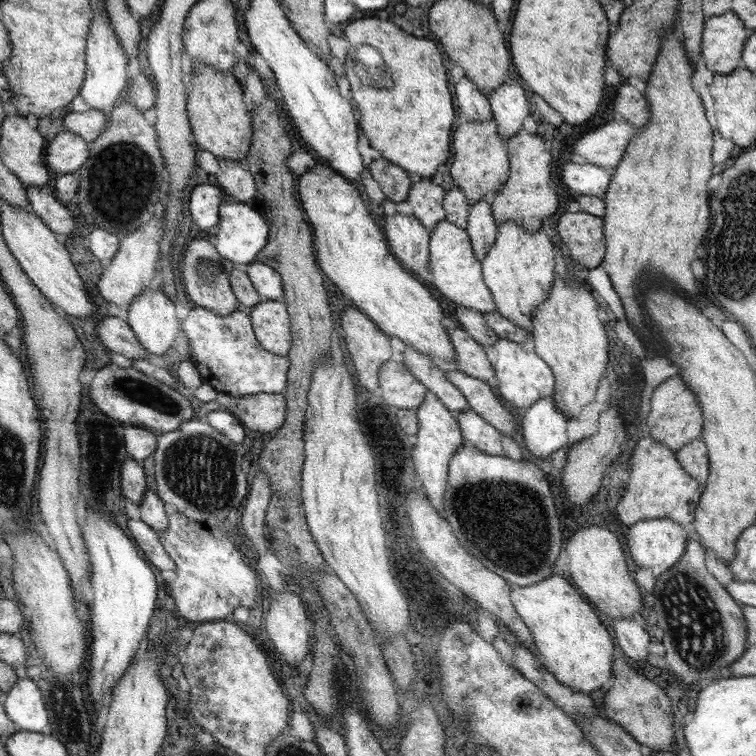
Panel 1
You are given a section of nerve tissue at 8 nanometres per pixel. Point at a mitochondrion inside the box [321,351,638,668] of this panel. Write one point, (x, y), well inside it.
(501, 513)

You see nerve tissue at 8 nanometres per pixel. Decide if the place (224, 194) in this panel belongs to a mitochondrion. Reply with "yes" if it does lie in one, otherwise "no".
no

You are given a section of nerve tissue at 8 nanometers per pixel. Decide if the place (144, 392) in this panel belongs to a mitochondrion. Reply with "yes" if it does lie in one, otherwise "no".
yes

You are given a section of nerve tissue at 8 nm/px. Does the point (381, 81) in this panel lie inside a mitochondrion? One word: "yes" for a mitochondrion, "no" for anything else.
yes

